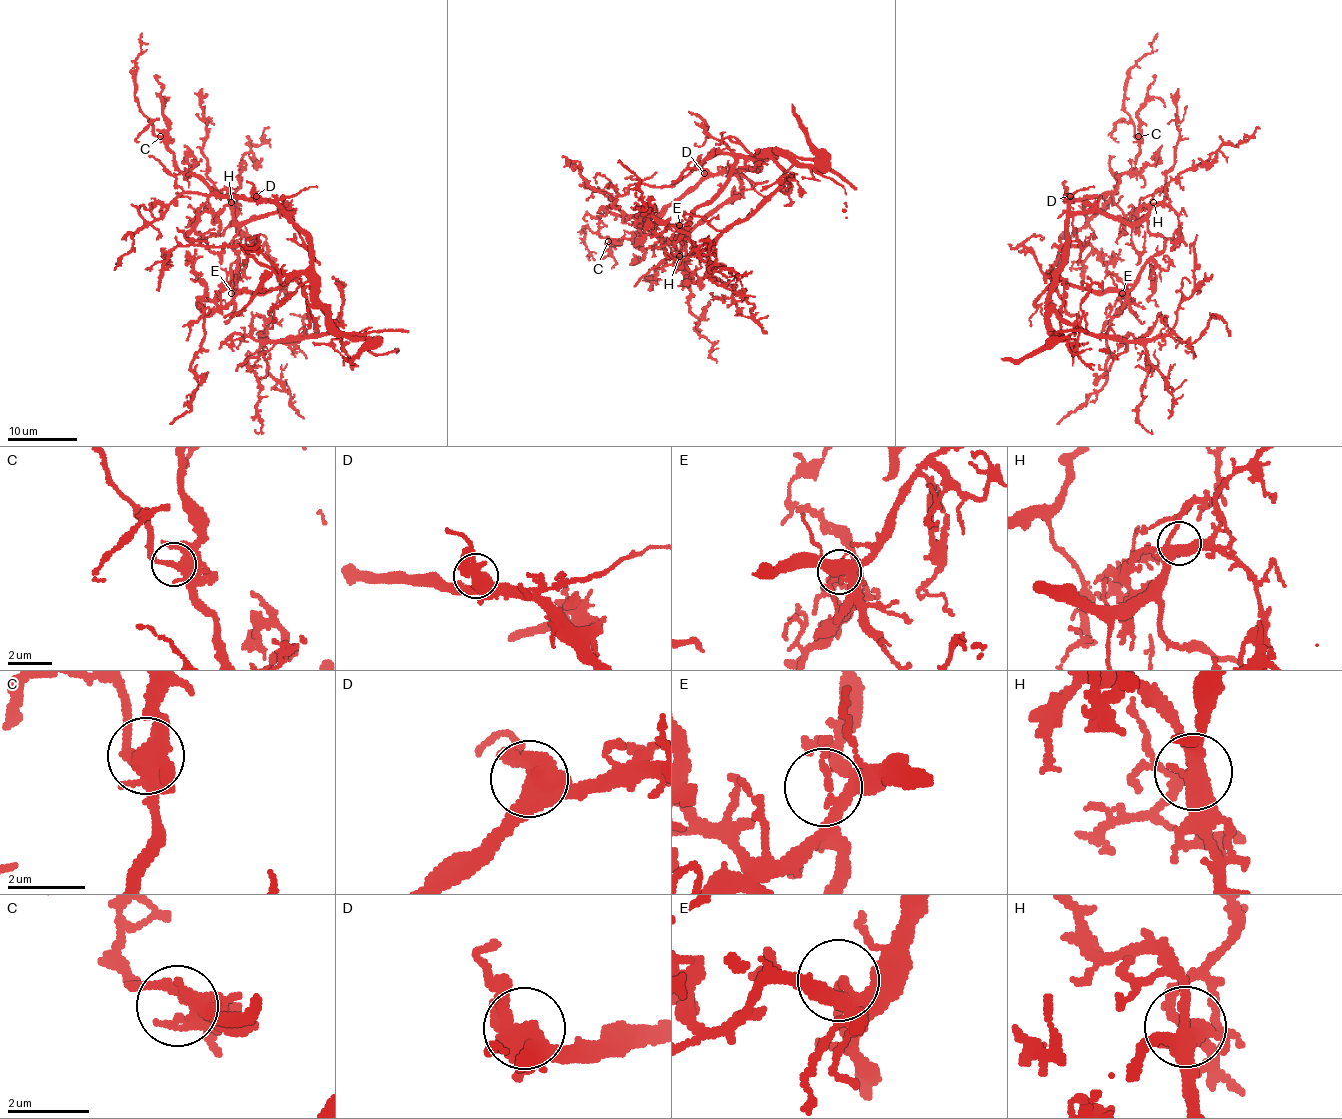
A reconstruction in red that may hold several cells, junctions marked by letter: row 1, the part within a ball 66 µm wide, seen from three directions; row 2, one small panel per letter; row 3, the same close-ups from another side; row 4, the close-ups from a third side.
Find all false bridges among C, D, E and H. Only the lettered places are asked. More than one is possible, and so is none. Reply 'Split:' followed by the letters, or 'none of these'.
Split: none of these

